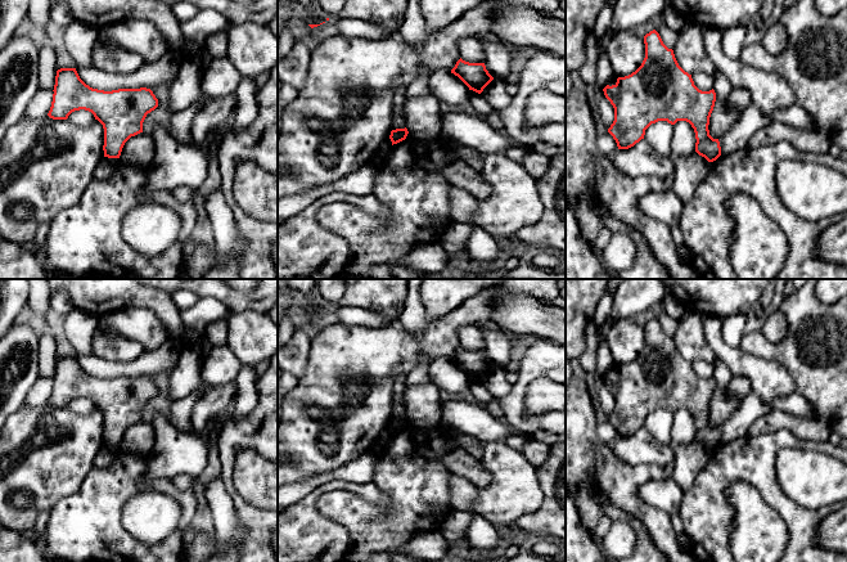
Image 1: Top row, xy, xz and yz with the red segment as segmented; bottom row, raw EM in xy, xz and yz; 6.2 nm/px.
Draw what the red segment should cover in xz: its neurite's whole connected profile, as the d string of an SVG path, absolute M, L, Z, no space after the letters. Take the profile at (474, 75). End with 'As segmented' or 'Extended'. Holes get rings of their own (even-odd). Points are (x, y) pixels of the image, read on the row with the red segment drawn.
M461 58L456 62L451 73L458 76L468 87L478 94L494 80L485 63L469 63Z. As segmented

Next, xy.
M76 68L58 69L53 91L48 116L67 120L75 111L91 112L103 125L103 150L108 158L120 158L125 143L143 132L147 114L158 107L158 99L150 89L93 89L80 78Z. As segmented

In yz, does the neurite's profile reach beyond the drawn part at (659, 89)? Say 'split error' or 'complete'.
complete

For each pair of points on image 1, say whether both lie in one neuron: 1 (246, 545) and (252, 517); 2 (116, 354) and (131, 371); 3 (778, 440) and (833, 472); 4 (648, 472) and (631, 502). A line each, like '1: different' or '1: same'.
1: same
2: different
3: different
4: same

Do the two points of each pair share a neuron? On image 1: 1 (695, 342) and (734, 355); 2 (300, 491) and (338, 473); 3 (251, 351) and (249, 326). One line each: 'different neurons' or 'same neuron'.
1: different neurons
2: same neuron
3: same neuron

